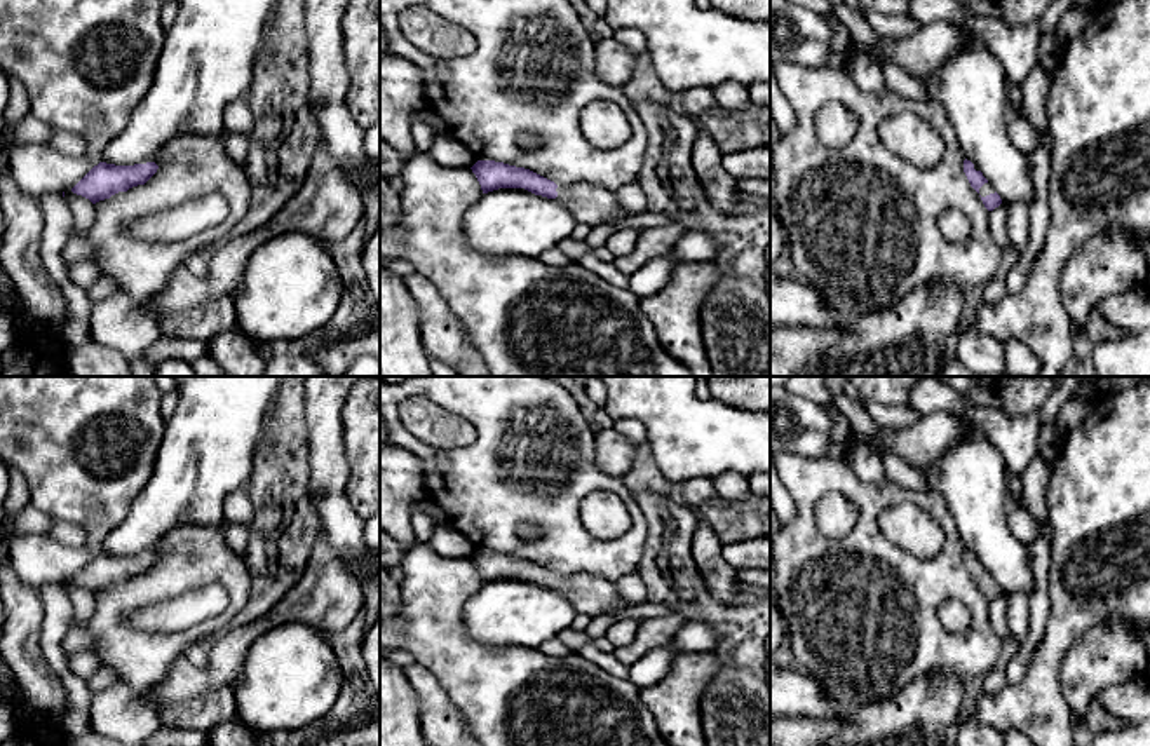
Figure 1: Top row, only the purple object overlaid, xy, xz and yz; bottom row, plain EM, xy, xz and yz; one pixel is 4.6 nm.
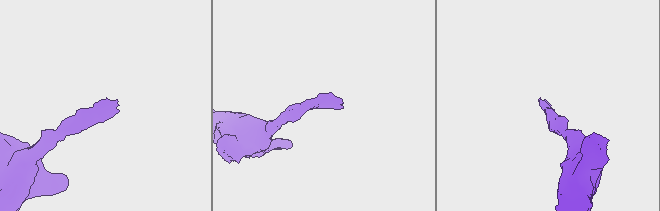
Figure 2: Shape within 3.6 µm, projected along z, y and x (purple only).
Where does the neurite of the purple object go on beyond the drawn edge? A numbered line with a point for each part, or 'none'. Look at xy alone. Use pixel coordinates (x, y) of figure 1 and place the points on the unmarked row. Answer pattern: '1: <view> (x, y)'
none

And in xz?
1: xz (589, 595)

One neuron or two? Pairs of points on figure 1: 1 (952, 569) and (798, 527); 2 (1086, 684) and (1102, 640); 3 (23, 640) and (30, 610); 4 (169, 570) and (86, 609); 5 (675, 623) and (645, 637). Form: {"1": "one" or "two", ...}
{"1": "one", "2": "one", "3": "one", "4": "two", "5": "one"}

